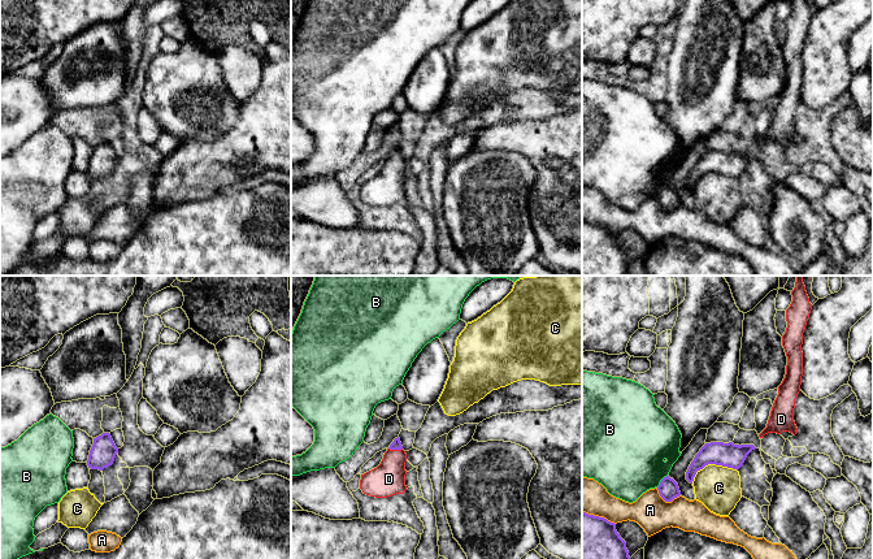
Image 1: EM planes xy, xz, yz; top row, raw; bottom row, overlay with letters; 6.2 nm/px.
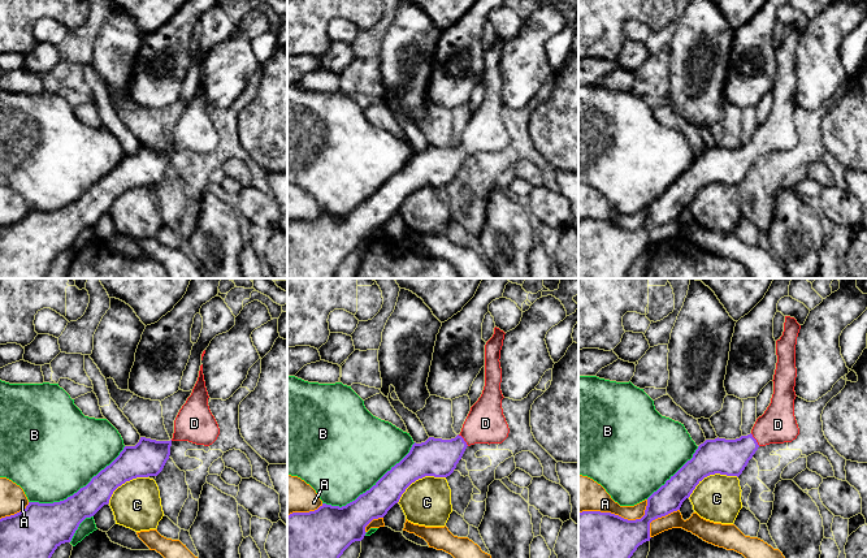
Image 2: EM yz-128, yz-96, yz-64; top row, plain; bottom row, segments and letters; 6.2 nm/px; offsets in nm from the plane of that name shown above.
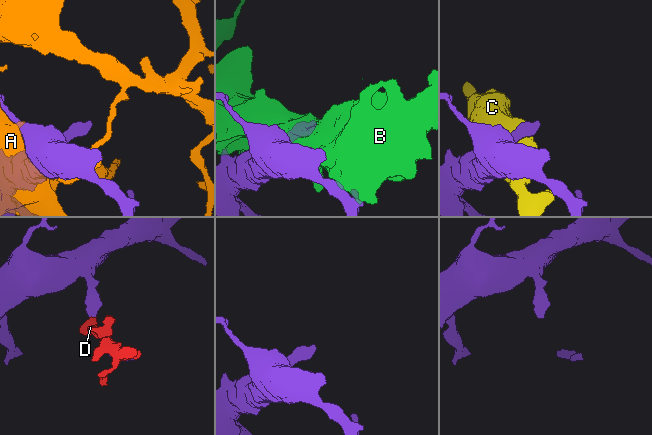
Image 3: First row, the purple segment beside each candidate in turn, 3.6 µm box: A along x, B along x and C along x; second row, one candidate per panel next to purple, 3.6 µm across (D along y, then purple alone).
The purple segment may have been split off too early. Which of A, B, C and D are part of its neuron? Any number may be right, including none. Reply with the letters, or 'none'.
D

